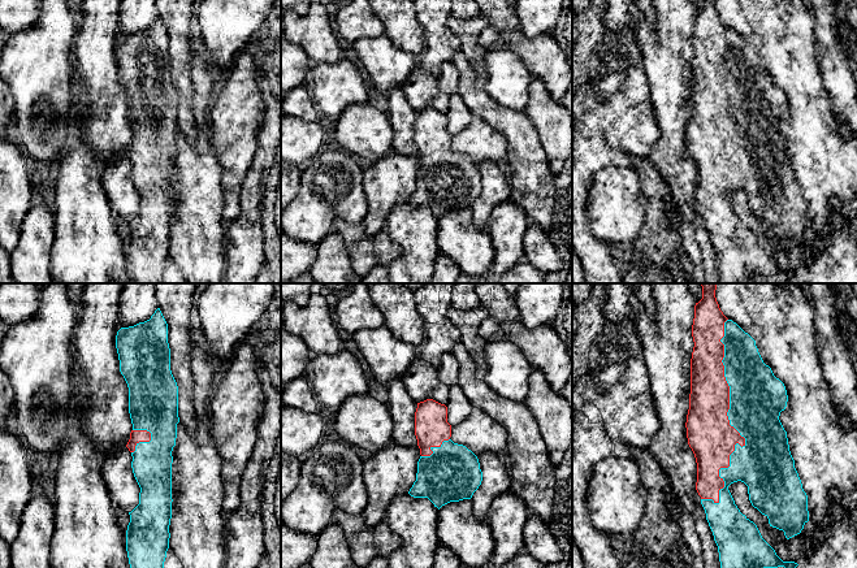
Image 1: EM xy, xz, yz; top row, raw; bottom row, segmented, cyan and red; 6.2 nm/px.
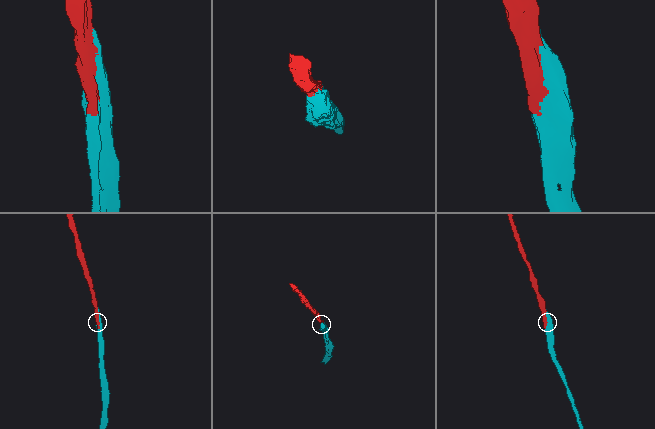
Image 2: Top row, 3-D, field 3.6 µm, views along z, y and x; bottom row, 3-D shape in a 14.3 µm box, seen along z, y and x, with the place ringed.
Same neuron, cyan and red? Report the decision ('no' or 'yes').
yes

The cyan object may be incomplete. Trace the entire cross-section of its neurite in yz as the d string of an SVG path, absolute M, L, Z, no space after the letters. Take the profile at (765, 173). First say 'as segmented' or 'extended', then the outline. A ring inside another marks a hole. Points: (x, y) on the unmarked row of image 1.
extended; M702 0L702 8L696 12L692 45L694 56L691 68L691 103L685 136L688 153L697 172L696 199L701 205L706 229L718 255L720 282L759 283L763 277L778 276L795 278L798 273L783 270L776 264L762 247L757 234L740 221L728 199L731 192L744 191L748 195L752 214L769 227L770 235L783 239L787 248L800 243L809 230L808 204L795 177L787 140L779 129L788 110L785 95L763 71L756 49L723 23L715 0Z

